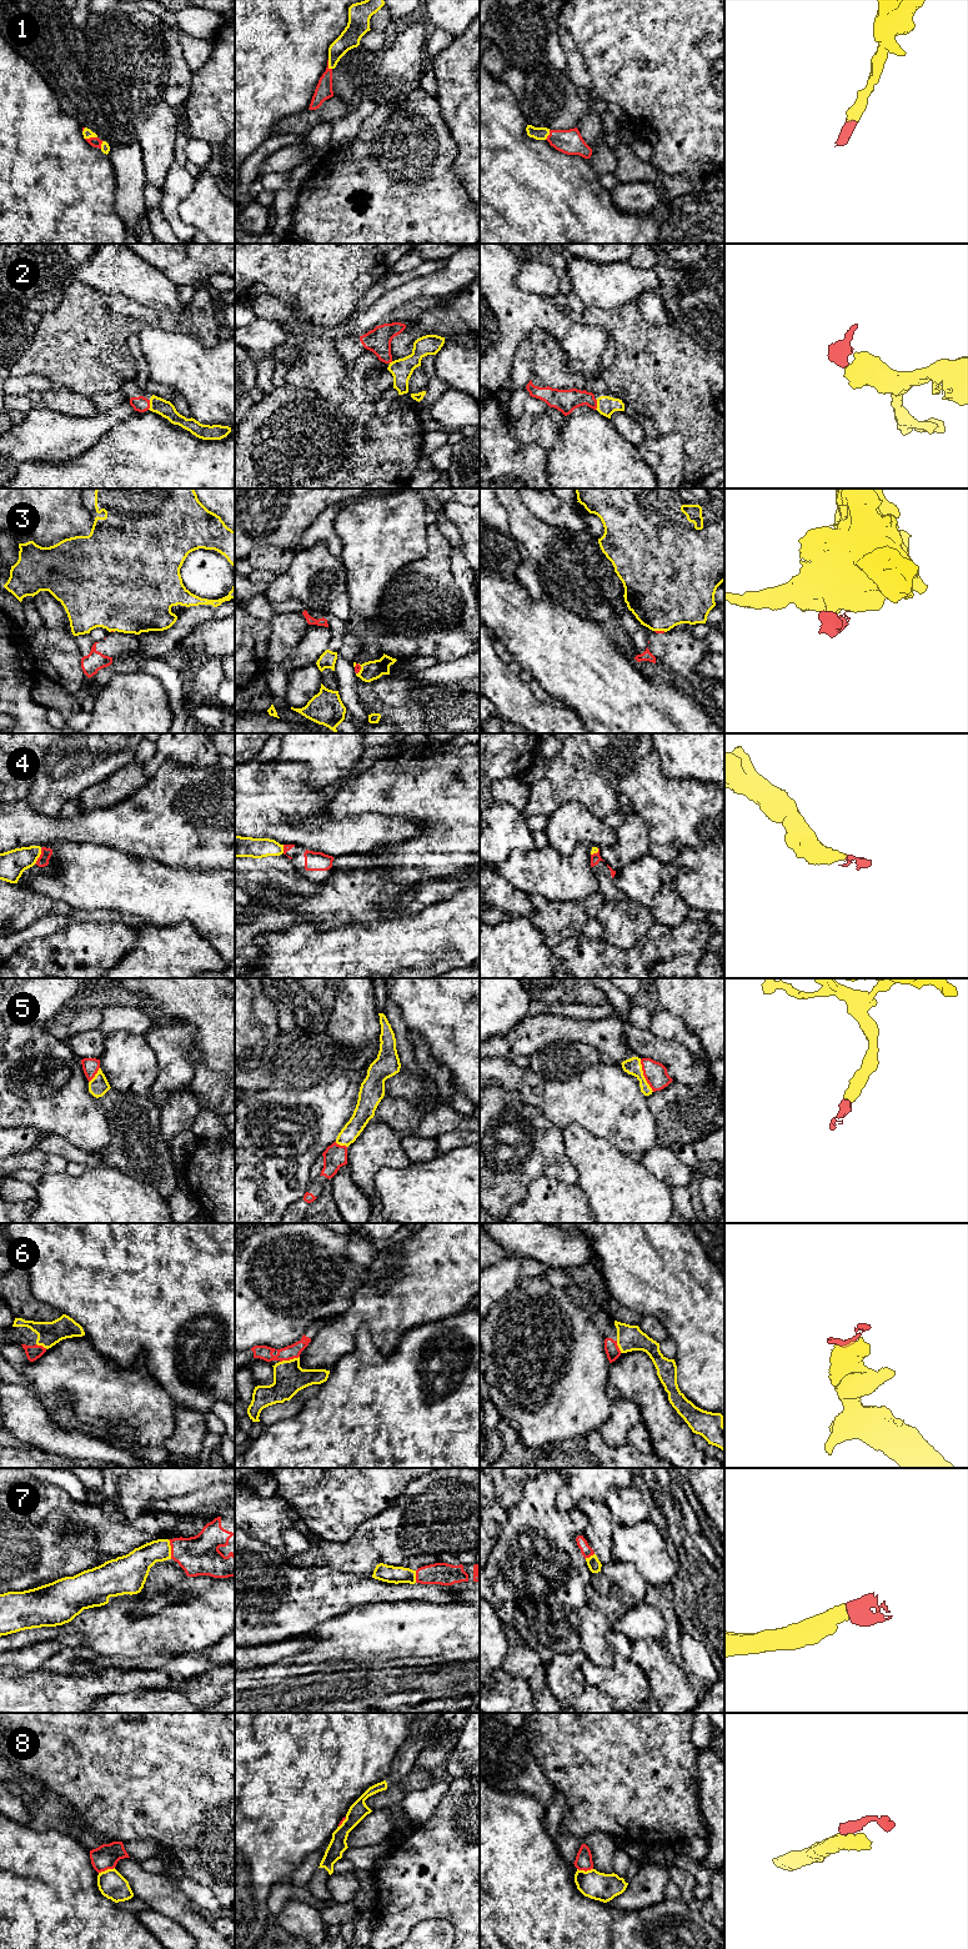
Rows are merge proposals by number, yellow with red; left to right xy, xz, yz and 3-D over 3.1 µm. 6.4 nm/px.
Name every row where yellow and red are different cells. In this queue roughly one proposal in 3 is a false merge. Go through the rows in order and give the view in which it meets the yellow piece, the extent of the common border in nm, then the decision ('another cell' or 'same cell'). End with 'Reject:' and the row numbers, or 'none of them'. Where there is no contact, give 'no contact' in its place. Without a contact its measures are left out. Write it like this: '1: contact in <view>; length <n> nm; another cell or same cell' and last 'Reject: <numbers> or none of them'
1: contact in xy; length 80 nm; same cell
2: contact in xy; length 70 nm; same cell
3: contact in xz; length 70 nm; another cell
4: contact in xy; length 120 nm; another cell
5: contact in yz; length 220 nm; same cell
6: contact in xz; length 130 nm; same cell
7: contact in xy; length 130 nm; same cell
8: contact in xy; length 110 nm; another cell
Reject: 3, 4, 8

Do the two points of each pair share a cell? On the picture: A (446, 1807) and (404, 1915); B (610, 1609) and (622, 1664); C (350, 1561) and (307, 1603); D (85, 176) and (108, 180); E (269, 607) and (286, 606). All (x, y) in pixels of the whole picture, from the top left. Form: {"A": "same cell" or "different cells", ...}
{"A": "same cell", "B": "different cells", "C": "different cells", "D": "same cell", "E": "same cell"}

